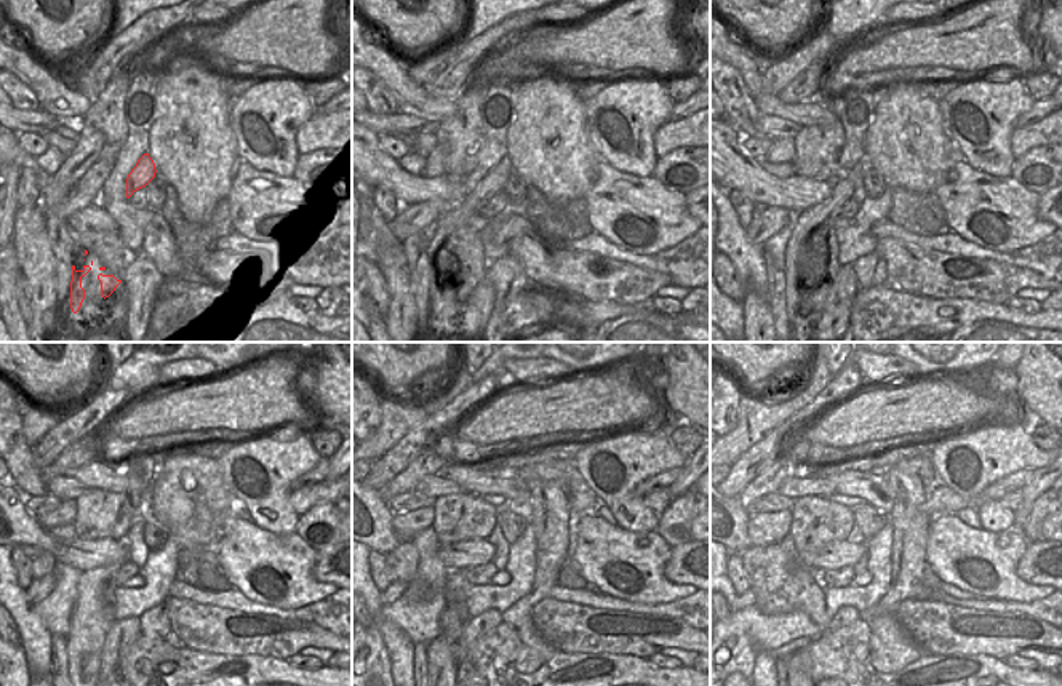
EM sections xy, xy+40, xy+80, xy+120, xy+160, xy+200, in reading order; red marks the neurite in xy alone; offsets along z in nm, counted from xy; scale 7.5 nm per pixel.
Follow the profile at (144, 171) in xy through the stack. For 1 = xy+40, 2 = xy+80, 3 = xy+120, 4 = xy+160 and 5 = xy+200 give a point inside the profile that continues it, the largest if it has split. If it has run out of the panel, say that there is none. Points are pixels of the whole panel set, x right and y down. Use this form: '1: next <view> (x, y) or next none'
1: next xy+40 (445, 303)
2: next xy+80 (806, 288)
3: next xy+120 (88, 629)
4: next xy+160 (442, 651)
5: next xy+200 (797, 664)

